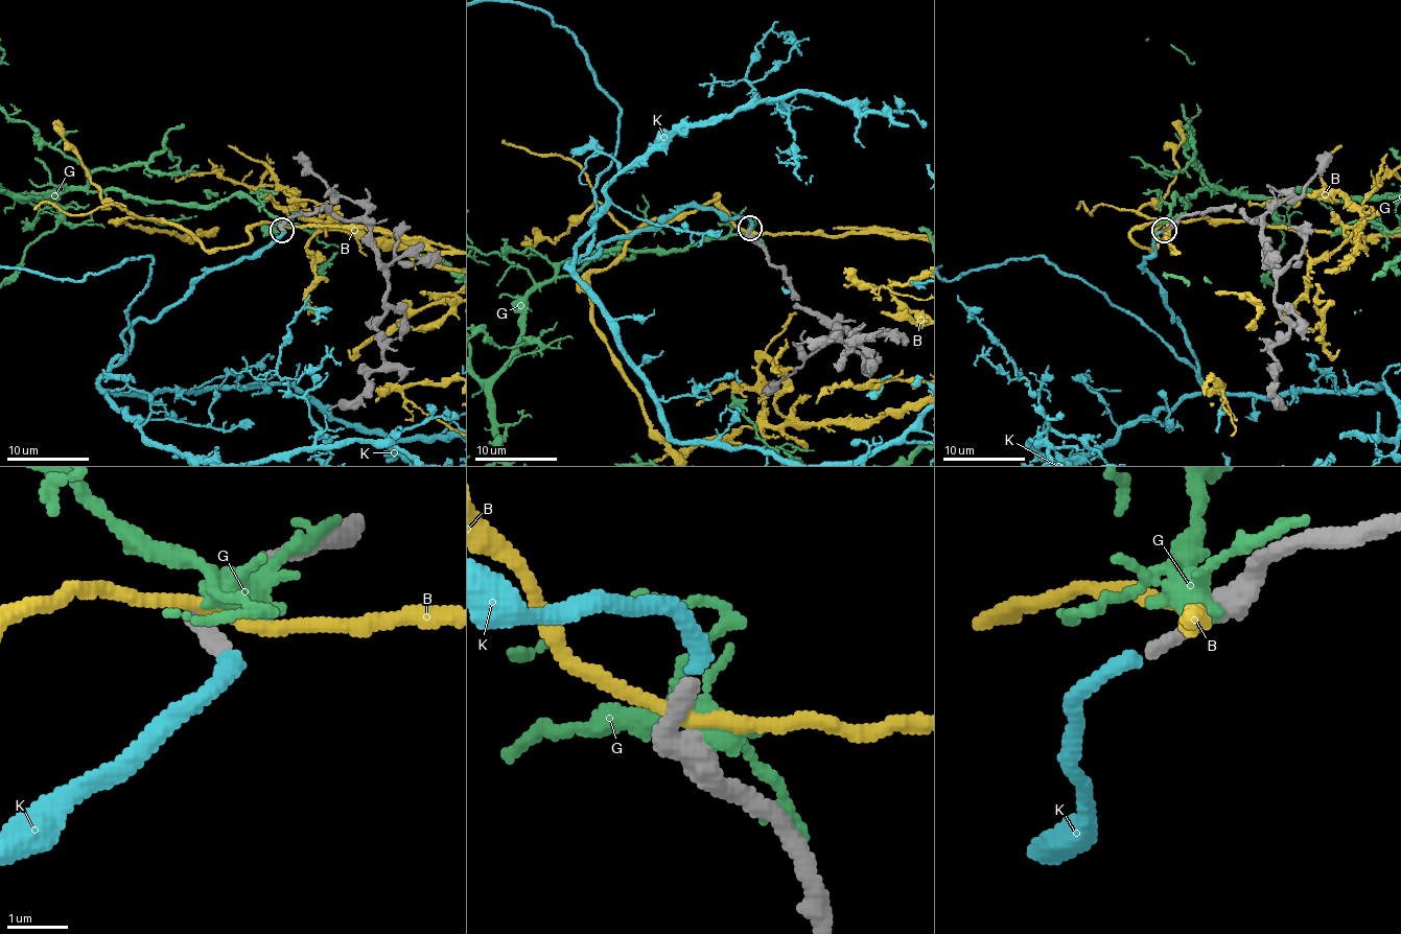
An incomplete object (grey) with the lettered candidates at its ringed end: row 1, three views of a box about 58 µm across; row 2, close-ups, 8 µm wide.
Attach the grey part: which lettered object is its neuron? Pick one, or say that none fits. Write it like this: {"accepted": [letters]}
{"accepted": ["K"]}

